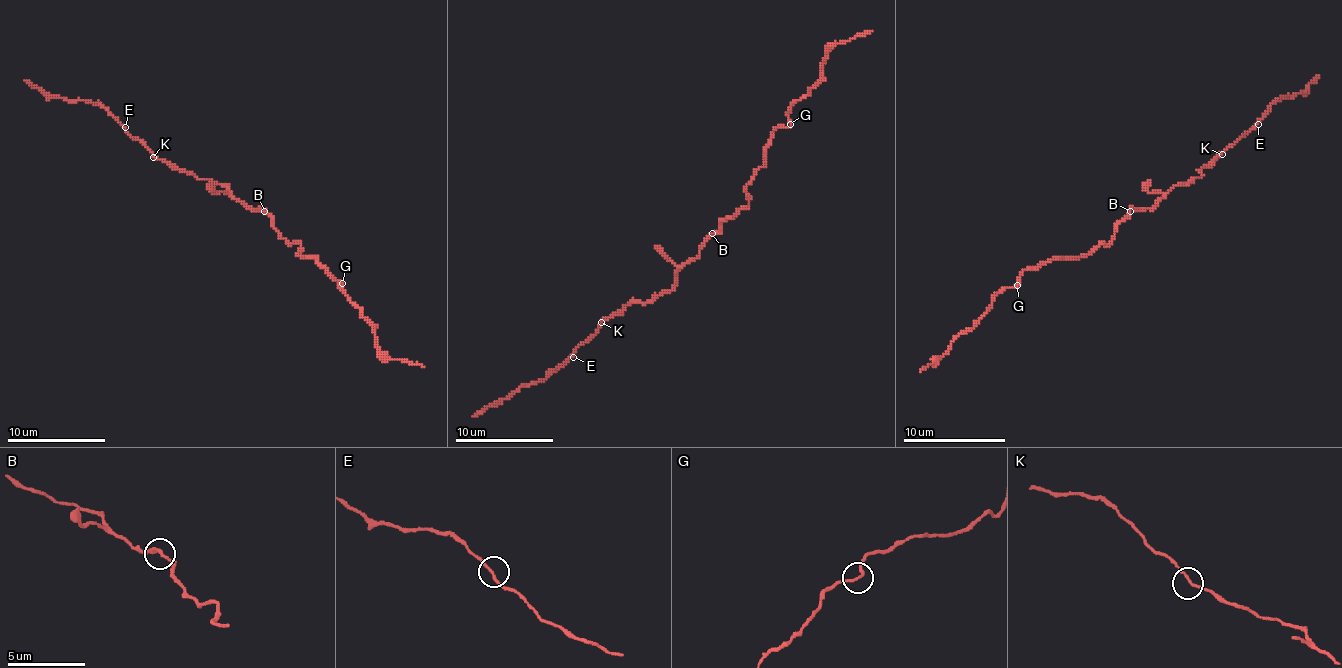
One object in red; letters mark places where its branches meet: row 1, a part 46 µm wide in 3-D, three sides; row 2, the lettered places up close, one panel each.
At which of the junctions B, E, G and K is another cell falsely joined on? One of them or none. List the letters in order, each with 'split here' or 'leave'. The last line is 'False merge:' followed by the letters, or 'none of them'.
B: leave
E: leave
G: leave
K: leave
False merge: none of them

